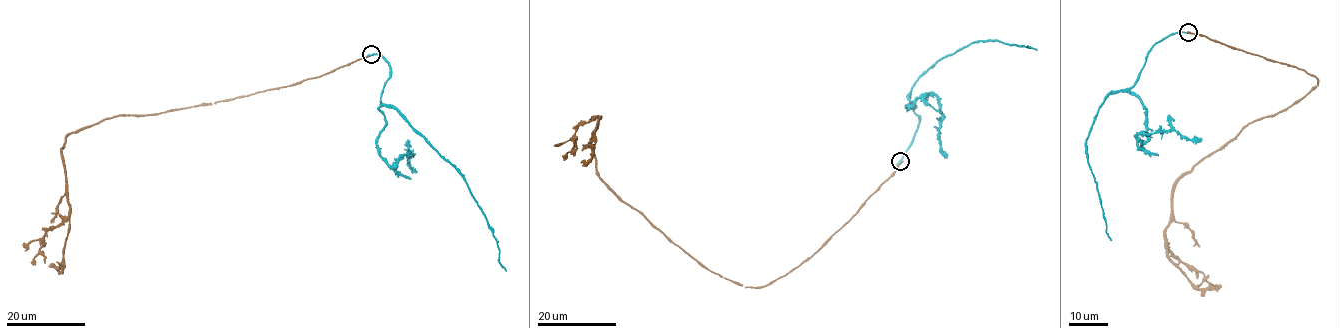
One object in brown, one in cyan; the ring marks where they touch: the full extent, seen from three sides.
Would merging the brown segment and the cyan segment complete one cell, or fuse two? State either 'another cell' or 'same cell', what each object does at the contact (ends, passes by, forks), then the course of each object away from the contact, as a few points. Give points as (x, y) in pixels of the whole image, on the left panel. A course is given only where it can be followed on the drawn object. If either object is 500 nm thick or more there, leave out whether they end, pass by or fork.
another cell; brown ends; cyan ends; course brown (371, 54), (279, 87), (145, 115), (120, 114), (66, 136), (62, 158), (69, 230), (63, 266), (49, 264); course cyan (371, 54), (381, 55), (390, 67), (380, 102), (398, 112), (460, 174), (492, 231), (499, 262), (505, 270)

